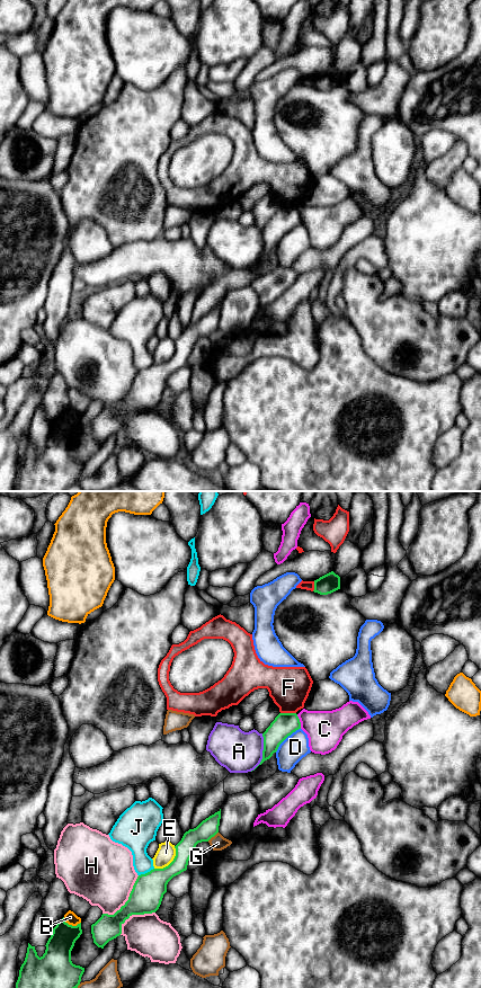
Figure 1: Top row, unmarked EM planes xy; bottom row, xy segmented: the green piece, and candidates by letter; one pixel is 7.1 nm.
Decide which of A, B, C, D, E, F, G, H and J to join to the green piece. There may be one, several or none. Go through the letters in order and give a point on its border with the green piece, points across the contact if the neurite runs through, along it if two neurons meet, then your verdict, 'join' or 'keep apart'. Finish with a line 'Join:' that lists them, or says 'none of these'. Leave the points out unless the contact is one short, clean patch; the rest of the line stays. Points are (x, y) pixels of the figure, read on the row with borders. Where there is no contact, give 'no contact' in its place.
A: xy (263, 753) | along xy (263, 733), (263, 758), (250, 771) | keep apart
B: xy (71, 925) | keep apart
C: xy (299, 721) | along xy (296, 714), (301, 728) | keep apart
D: xy (286, 737) | keep apart
E: xy (171, 862) | along xy (175, 846), (175, 857), (167, 865), (154, 869) | keep apart
F: xy (288, 713) | keep apart
G: xy (212, 836) | keep apart
H: xy (127, 900) | keep apart
J: xy (145, 873) | keep apart
Join: none of these

